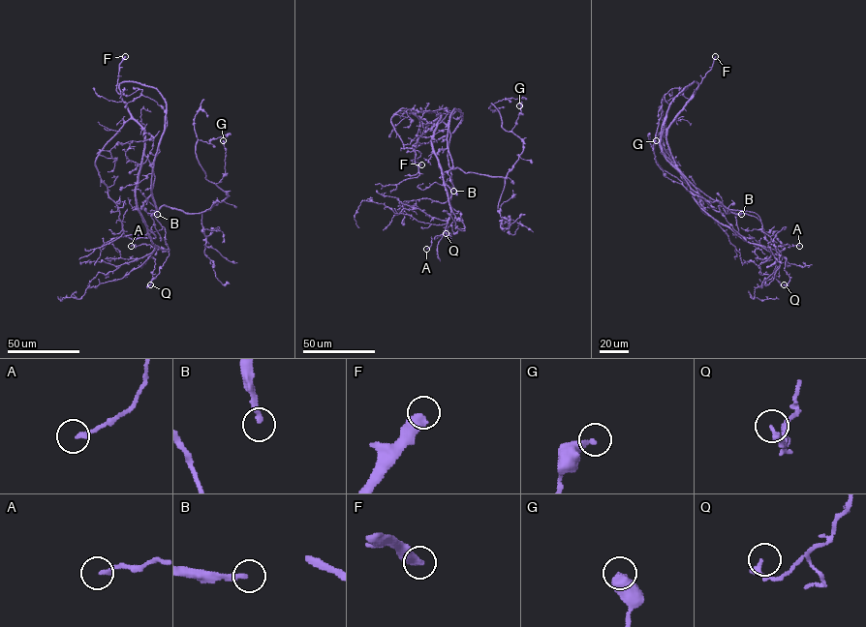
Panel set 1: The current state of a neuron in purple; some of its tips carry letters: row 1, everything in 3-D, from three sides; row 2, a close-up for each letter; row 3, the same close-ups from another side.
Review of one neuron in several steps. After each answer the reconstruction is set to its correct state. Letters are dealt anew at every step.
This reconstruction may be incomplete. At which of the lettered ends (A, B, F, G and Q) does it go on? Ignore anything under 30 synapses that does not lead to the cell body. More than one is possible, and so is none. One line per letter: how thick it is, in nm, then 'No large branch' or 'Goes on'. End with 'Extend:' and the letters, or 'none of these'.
A: Thickness 180 nm. No large branch
B: Thickness 240 nm. Goes on
F: Thickness 360 nm. Goes on
G: Thickness 360 nm. No large branch
Q: Thickness 240 nm. No large branch
Extend: B, F

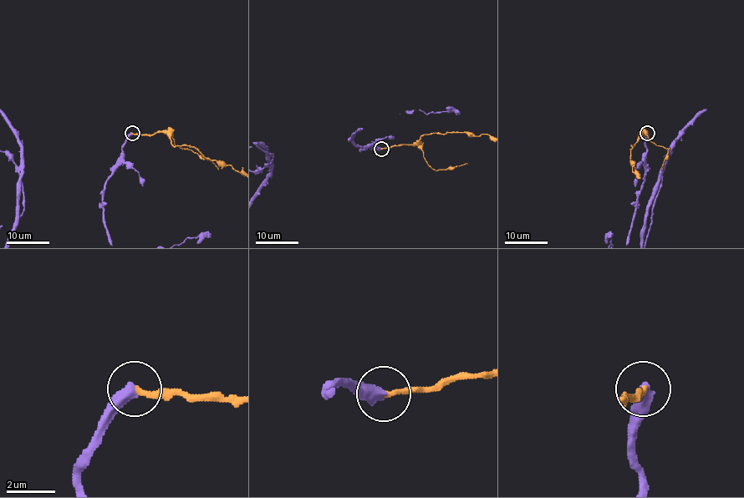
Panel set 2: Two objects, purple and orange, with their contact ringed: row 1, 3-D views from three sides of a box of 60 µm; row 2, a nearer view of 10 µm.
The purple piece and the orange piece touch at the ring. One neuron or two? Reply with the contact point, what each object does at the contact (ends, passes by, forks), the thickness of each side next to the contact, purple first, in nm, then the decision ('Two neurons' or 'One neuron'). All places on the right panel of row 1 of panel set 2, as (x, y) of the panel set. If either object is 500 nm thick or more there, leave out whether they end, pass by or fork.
Place: (647, 133). At the ring purple ends. At the ring orange ends. Thickness 480 nm (purple) against 200 nm. One neuron

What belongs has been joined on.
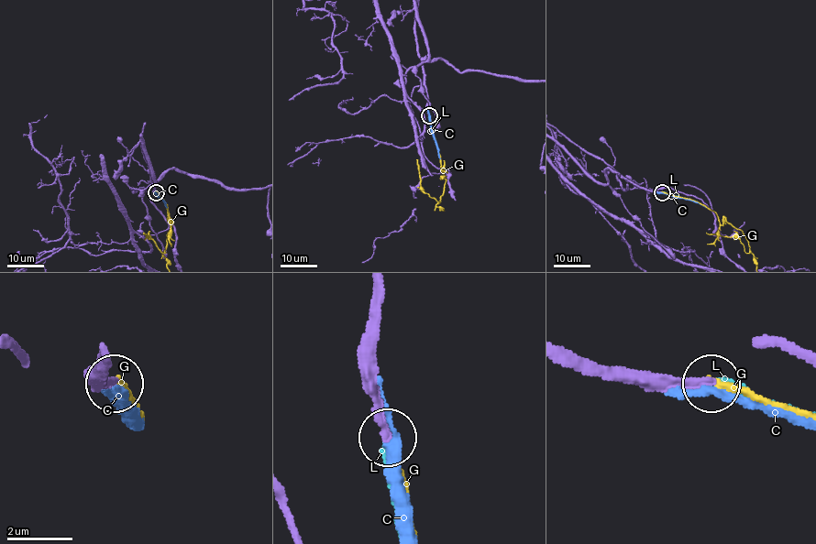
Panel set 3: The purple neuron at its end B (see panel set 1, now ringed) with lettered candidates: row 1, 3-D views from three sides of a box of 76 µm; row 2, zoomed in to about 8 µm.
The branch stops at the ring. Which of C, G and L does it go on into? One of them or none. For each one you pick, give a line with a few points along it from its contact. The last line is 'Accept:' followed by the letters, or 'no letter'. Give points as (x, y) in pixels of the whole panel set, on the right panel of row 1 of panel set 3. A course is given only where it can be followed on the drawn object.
L: it runs (662, 191), (685, 199)
Accept: L

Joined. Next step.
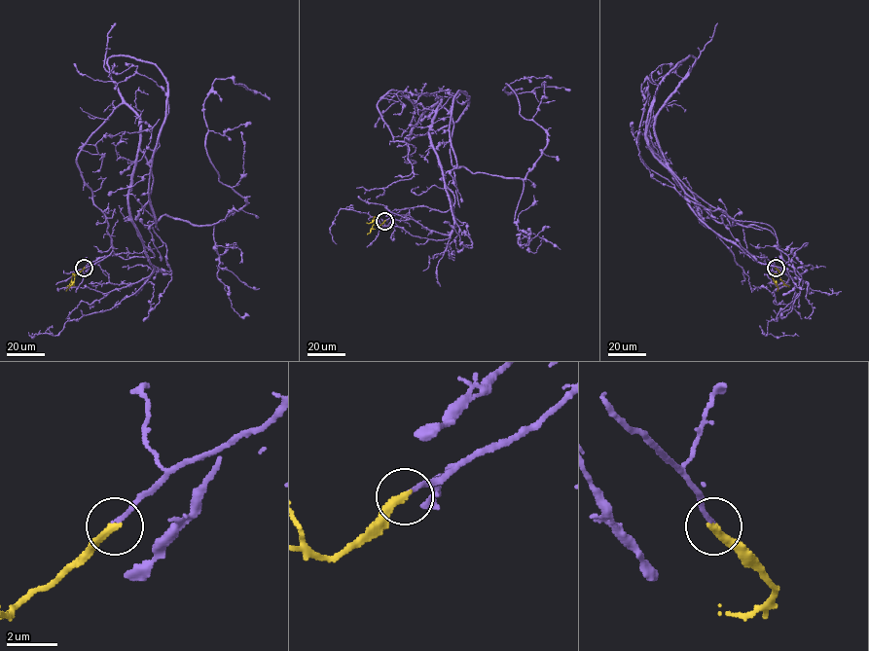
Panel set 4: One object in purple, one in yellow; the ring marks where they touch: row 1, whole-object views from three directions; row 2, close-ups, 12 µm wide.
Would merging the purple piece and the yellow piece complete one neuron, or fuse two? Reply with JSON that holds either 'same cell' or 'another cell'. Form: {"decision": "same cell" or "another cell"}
{"decision": "same cell"}

